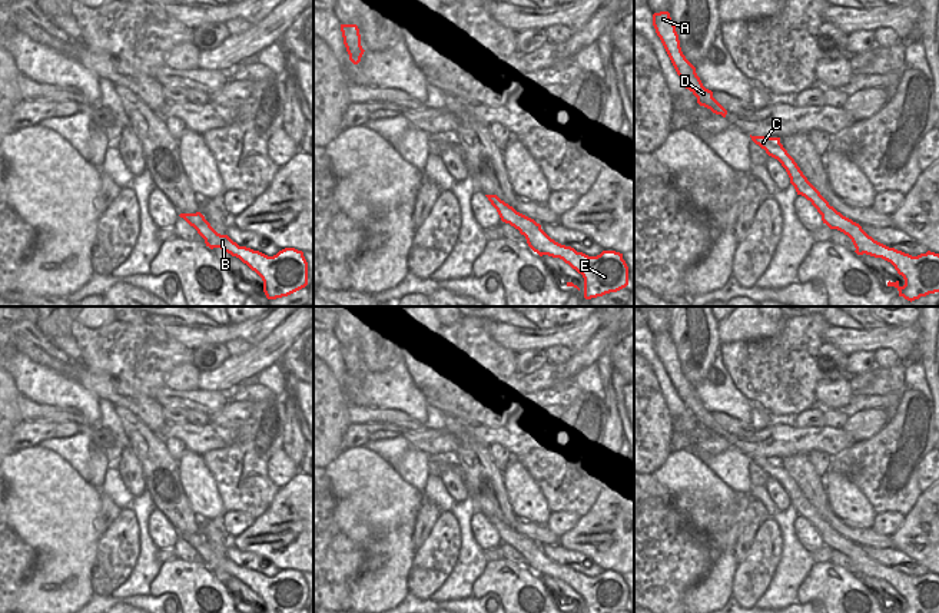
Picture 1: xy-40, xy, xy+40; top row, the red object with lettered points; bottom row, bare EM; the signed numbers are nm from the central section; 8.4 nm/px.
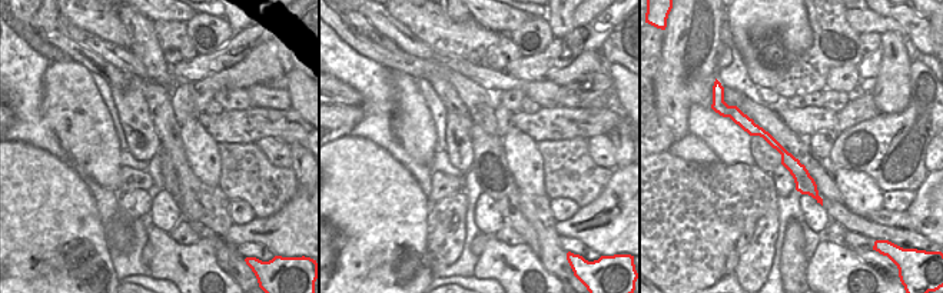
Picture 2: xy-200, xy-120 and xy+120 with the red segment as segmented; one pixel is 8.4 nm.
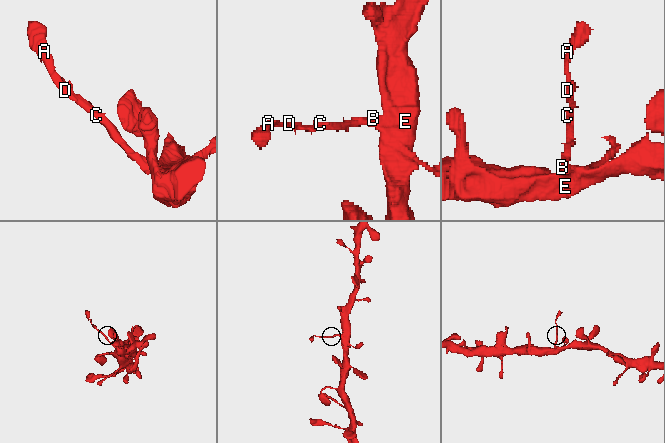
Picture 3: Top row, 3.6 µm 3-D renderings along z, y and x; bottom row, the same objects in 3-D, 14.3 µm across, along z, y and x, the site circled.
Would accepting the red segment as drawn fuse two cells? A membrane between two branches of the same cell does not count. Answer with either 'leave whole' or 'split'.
leave whole

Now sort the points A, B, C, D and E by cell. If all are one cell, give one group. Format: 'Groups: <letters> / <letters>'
Groups: A B C D E.

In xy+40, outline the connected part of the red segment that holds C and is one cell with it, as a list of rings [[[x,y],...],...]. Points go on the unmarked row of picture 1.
[[[751,457],[751,461],[759,465],[766,474],[777,480],[786,490],[790,504],[797,516],[804,517],[822,536],[823,544],[830,550],[837,550],[847,556],[857,576],[870,576],[890,583],[899,596],[903,597],[905,606],[899,602],[887,603],[887,607],[895,607],[899,613],[939,613],[939,574],[928,571],[918,577],[912,577],[895,569],[889,569],[872,557],[869,557],[859,544],[843,537],[820,516],[820,513],[807,501],[794,480],[780,464],[780,458]]]

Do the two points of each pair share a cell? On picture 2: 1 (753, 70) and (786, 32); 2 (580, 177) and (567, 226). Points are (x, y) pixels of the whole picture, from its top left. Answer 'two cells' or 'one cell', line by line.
1: one cell
2: two cells

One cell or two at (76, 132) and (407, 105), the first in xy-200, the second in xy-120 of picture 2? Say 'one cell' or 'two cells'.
one cell

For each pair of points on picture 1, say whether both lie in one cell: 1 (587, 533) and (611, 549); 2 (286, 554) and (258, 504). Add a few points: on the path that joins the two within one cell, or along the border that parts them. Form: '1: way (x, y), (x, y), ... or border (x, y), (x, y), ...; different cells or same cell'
1: way (593, 534), (597, 534), (606, 543); same cell
2: border (279, 489), (271, 504), (255, 519); different cells

